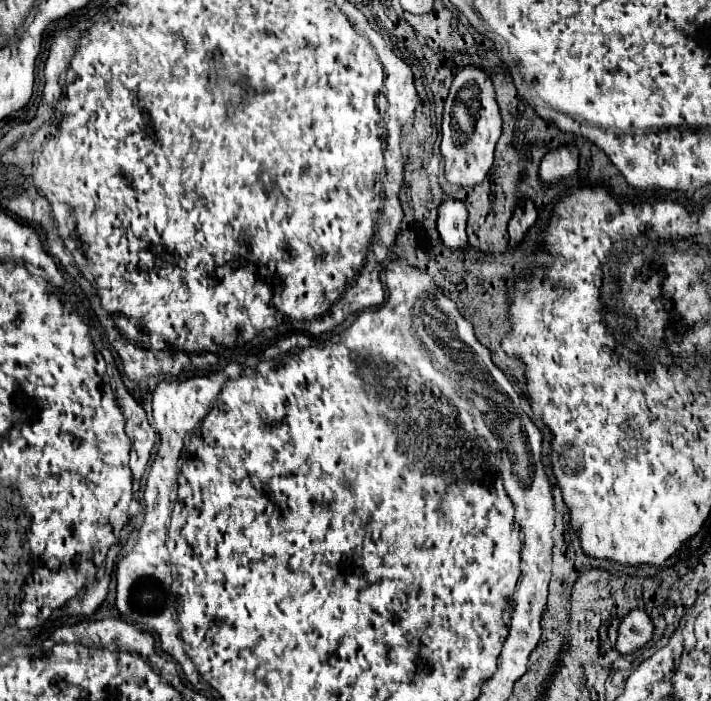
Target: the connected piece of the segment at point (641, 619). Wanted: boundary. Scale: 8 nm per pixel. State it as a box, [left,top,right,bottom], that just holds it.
[617,610,653,654]

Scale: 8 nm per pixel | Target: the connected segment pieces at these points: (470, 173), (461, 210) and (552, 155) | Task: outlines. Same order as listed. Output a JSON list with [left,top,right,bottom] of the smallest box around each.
[[441,64,501,186],[437,198,467,250],[541,144,579,186]]

